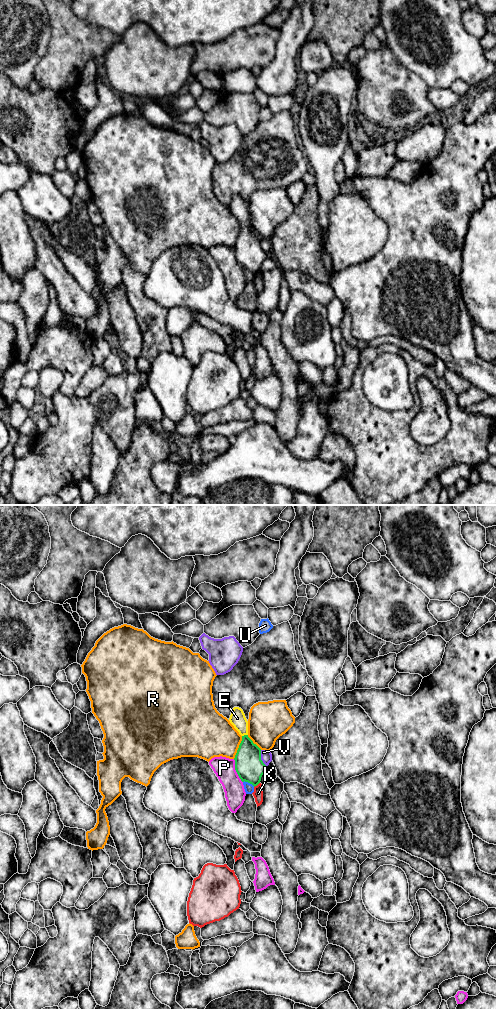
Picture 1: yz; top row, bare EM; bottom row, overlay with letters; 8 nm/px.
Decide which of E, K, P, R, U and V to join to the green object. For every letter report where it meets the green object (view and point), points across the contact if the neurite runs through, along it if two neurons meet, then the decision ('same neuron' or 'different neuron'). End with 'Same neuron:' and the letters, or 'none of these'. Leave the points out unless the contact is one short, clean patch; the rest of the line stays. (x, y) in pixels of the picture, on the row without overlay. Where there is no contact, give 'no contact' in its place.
E: yz (244, 223) | across yz (248, 252), (248, 240), (244, 223), (237, 206) | same neuron
K: yz (256, 273) | different neuron
P: yz (236, 259) | different neuron
R: yz (239, 235) | different neuron
U: yz (249, 270) | different neuron
V: yz (260, 246) | different neuron
Same neuron: E

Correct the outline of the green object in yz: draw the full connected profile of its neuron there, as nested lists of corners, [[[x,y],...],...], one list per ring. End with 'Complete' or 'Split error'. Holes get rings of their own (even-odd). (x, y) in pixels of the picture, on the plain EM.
[[[233,196],[229,209],[242,224],[234,246],[235,258],[242,270],[248,270],[255,275],[267,258],[261,248],[261,237],[248,225],[248,209],[241,196]]]. Split error

